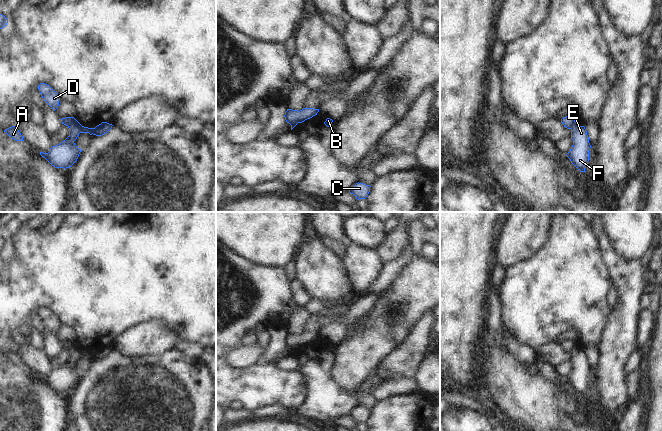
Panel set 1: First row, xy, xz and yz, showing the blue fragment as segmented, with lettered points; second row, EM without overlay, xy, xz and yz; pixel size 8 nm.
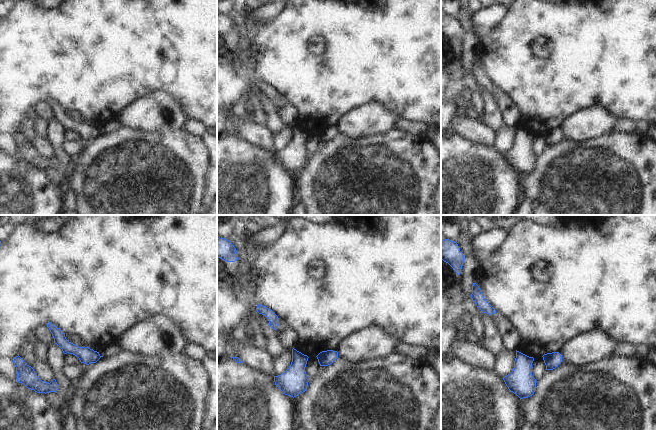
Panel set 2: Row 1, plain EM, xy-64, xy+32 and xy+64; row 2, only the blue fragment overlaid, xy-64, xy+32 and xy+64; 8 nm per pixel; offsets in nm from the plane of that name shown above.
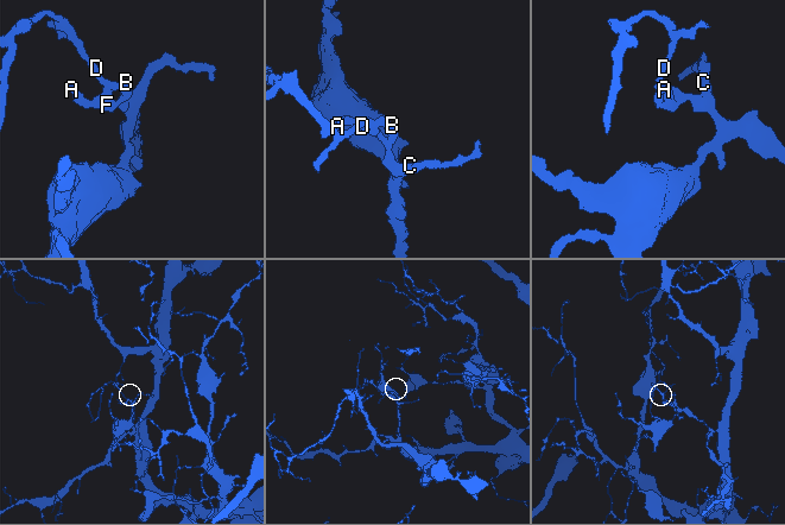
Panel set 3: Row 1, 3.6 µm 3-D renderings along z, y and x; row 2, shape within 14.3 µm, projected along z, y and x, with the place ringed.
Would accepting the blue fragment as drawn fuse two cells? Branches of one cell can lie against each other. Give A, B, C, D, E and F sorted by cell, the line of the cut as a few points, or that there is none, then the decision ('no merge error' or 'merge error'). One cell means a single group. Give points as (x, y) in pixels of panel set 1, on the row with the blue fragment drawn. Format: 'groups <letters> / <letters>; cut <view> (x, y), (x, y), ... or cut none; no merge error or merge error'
groups A B C E F / D; cut xy (68, 125), (75, 124), (81, 132); merge error

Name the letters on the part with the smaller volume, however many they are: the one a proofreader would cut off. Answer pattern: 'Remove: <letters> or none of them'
Remove: D

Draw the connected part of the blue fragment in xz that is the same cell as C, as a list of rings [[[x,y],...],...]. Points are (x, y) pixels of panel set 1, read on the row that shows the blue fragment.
[[[356,183],[350,188],[349,192],[353,194],[357,200],[365,199],[370,192],[370,185],[365,185],[363,183]]]

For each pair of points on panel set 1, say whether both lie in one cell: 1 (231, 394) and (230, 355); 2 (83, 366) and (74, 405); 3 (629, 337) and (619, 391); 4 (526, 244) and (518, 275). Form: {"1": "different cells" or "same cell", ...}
{"1": "different cells", "2": "different cells", "3": "same cell", "4": "different cells"}

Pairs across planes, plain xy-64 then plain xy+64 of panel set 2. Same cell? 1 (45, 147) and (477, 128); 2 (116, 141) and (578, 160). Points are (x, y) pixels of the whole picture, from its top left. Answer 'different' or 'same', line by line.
1: same
2: same

